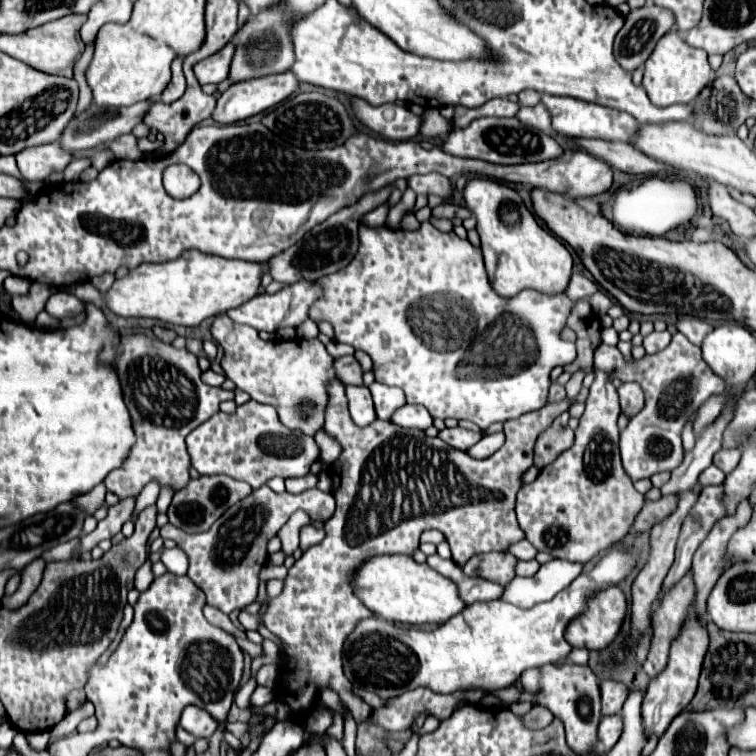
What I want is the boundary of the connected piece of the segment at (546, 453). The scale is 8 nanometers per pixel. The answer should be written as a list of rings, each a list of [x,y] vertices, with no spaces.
[[[563,412],[561,416],[557,416],[553,420],[553,424],[543,430],[537,438],[537,448],[543,452],[543,454],[535,454],[535,460],[533,460],[533,466],[537,470],[543,470],[545,466],[549,466],[561,452],[569,450],[569,446],[573,446],[573,430],[567,426],[567,420],[569,420],[569,414]]]

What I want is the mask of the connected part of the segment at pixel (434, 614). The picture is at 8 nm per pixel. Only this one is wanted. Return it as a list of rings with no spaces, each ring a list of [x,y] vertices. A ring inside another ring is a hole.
[[[401,554],[369,558],[353,576],[353,590],[375,616],[413,626],[443,624],[465,608],[455,582],[437,574],[427,564],[417,564],[413,558]]]

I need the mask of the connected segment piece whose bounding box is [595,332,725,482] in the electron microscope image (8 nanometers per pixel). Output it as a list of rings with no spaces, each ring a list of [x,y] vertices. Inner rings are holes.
[[[679,332],[665,350],[651,356],[647,354],[633,362],[625,362],[615,346],[601,344],[595,350],[595,368],[609,372],[623,382],[637,382],[645,390],[645,408],[629,420],[627,428],[623,428],[619,436],[623,468],[633,482],[651,478],[657,472],[671,472],[681,464],[685,454],[681,446],[681,430],[687,416],[695,412],[711,394],[719,394],[725,388],[725,382],[703,362],[701,348],[691,344]]]

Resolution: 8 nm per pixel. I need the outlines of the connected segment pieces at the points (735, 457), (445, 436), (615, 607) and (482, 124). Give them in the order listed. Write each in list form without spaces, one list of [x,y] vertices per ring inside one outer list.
[[[731,448],[731,450],[719,450],[713,458],[713,464],[717,468],[721,468],[725,474],[729,474],[741,460],[741,450],[739,448]]]
[[[457,426],[457,428],[445,428],[445,430],[441,430],[441,432],[439,432],[439,438],[441,438],[443,442],[447,442],[449,446],[457,448],[457,450],[467,450],[469,446],[477,444],[477,442],[483,438],[483,434]]]
[[[617,586],[601,590],[601,594],[591,600],[589,610],[567,626],[565,638],[573,648],[603,650],[611,646],[621,632],[625,614],[625,594]]]
[[[477,118],[465,128],[451,130],[451,134],[445,138],[441,148],[453,156],[467,156],[467,158],[481,156],[481,160],[493,164],[543,162],[557,158],[563,152],[563,148],[555,142],[555,138],[541,132],[541,140],[539,140],[539,130],[525,124],[521,126],[517,118]]]

